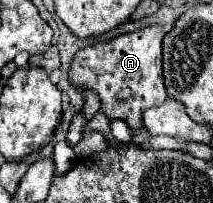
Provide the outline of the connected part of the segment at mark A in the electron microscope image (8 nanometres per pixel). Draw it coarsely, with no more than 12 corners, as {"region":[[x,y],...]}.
{"region":[[163,26],[85,46],[69,80],[131,132],[167,98]]}

